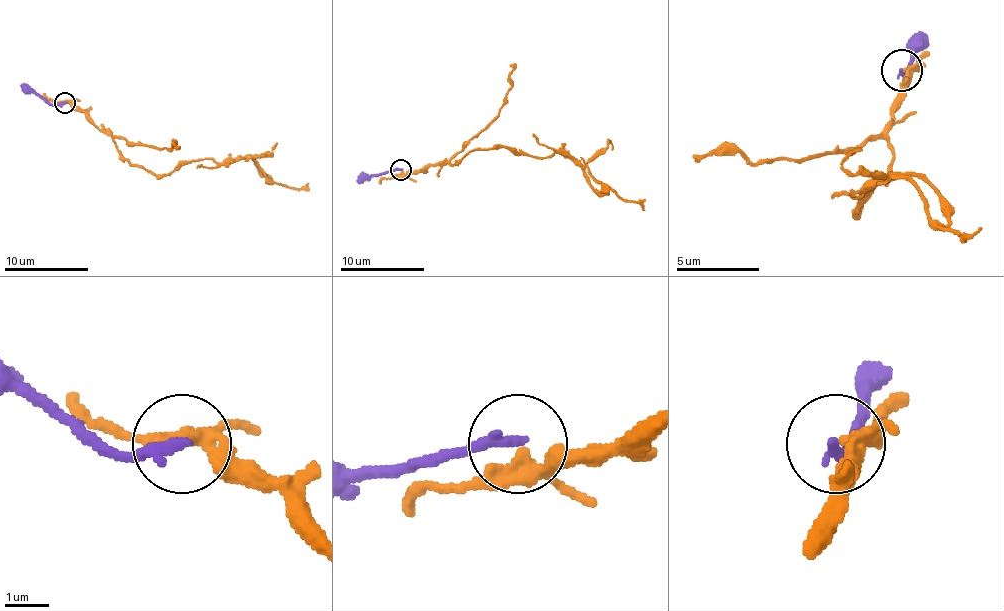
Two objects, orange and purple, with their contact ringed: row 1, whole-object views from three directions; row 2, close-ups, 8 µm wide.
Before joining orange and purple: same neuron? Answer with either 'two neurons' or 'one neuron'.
two neurons

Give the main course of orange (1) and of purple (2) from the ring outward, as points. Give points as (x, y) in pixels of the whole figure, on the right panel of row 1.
1: (905, 71), (892, 167), (855, 212), (876, 179), (868, 187), (901, 175), (934, 220), (959, 237), (979, 229)
2: (901, 71), (905, 75), (926, 34)

